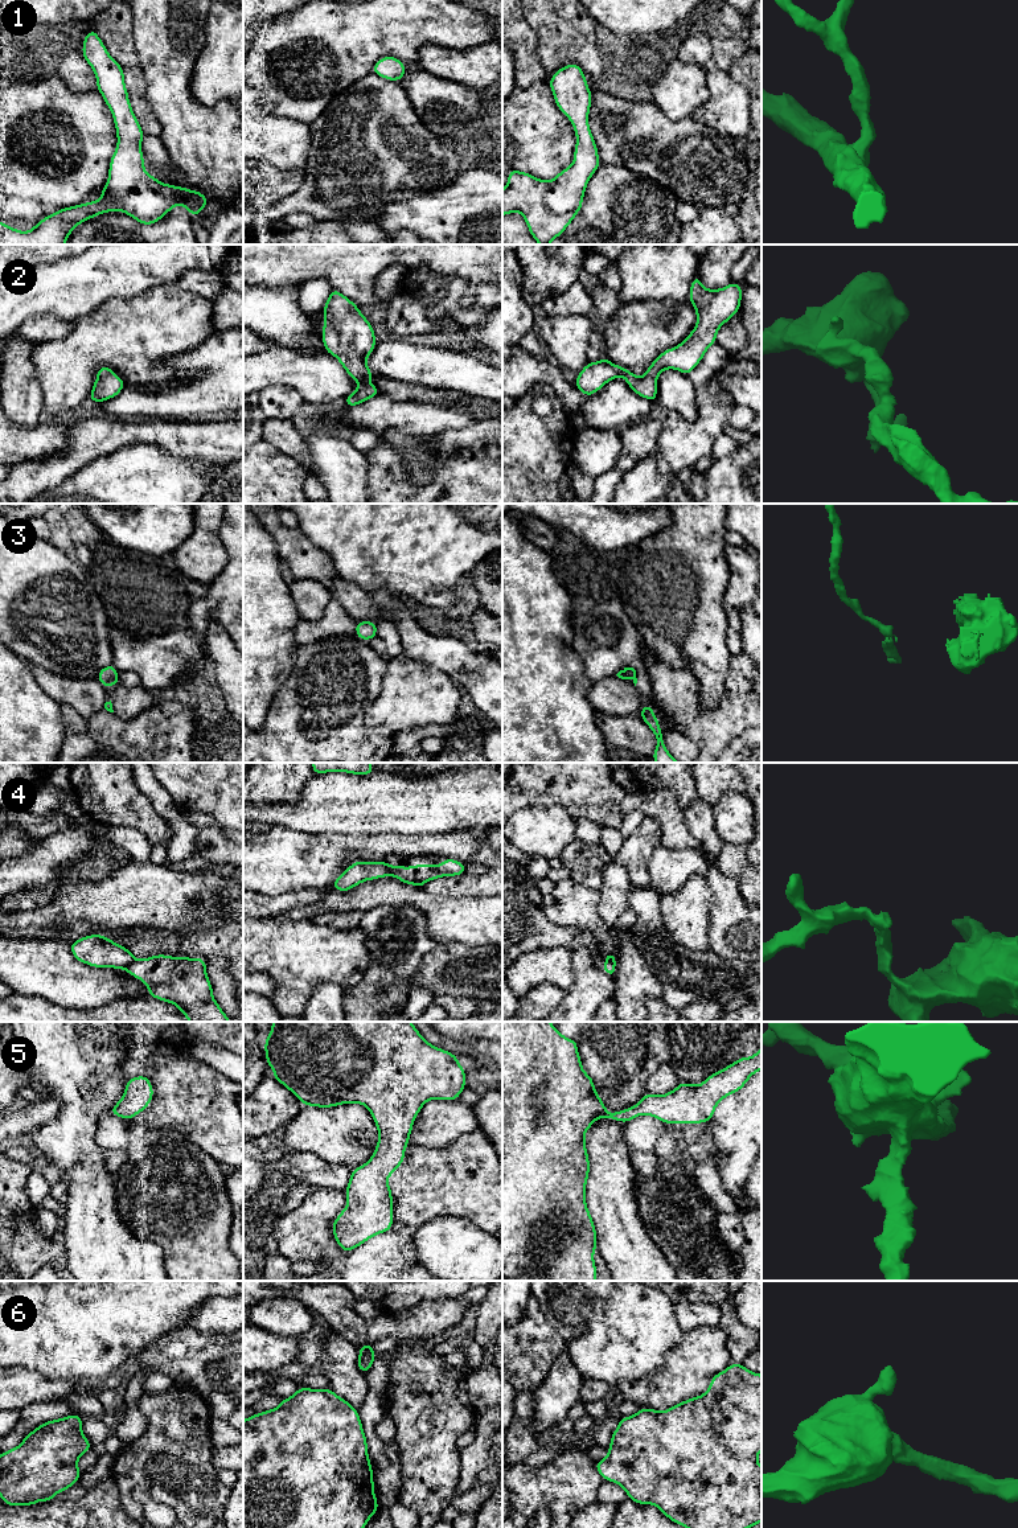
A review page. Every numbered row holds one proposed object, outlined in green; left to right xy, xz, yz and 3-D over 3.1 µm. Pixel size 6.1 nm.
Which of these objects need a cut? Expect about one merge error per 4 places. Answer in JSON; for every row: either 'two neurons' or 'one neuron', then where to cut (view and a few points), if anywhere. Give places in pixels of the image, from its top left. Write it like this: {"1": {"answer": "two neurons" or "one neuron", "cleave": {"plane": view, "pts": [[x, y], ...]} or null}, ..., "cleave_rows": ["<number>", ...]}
{"1": {"answer": "one neuron", "cleave": null}, "2": {"answer": "one neuron", "cleave": null}, "3": {"answer": "two neurons", "cleave": {"plane": "xy", "pts": [[117, 676], [105, 685]]}}, "4": {"answer": "two neurons", "cleave": {"plane": "xy", "pts": [[134, 958], [124, 968]]}}, "5": {"answer": "one neuron", "cleave": null}, "6": {"answer": "one neuron", "cleave": null}, "cleave_rows": ["3", "4"]}

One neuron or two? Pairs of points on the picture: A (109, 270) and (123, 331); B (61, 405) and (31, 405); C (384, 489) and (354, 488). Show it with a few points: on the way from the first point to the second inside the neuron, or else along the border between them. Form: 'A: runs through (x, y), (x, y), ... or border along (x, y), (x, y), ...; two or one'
A: border along (146, 290), (127, 298), (107, 299), (87, 312); two
B: border along (35, 374), (45, 414); two
C: border along (366, 459), (369, 489); two

